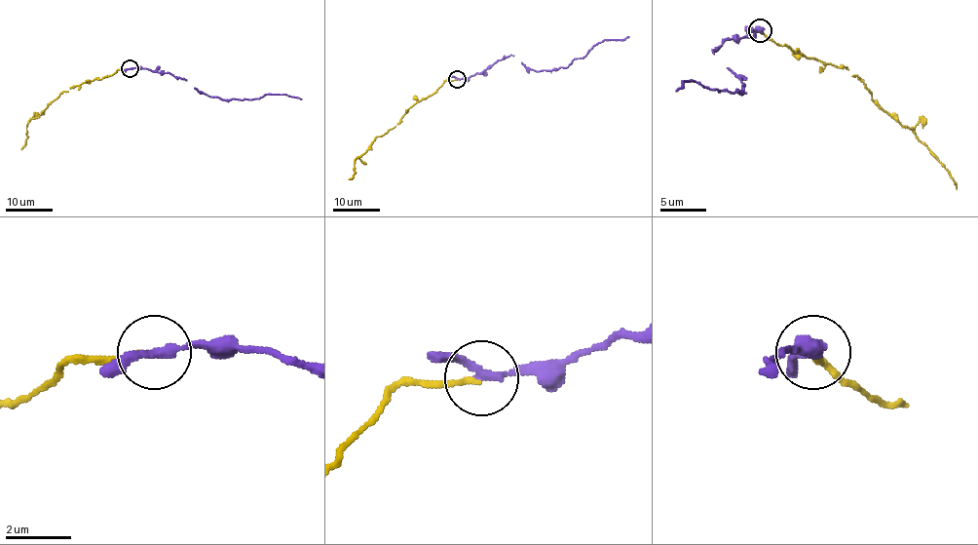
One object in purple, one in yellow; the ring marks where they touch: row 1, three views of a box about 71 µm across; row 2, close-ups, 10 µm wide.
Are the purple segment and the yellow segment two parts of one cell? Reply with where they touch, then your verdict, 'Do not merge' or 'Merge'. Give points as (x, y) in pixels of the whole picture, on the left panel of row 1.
Place: (130, 68). Merge

